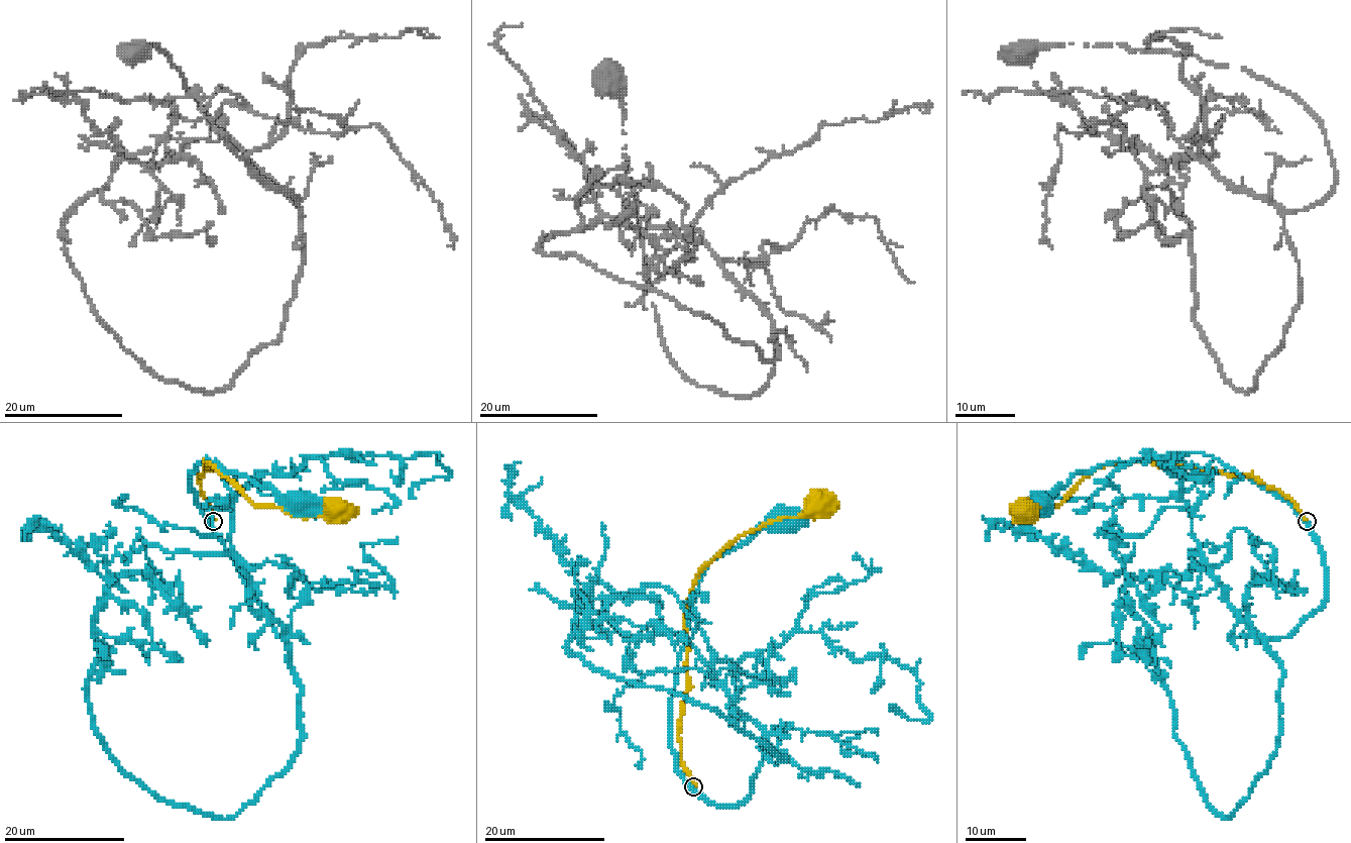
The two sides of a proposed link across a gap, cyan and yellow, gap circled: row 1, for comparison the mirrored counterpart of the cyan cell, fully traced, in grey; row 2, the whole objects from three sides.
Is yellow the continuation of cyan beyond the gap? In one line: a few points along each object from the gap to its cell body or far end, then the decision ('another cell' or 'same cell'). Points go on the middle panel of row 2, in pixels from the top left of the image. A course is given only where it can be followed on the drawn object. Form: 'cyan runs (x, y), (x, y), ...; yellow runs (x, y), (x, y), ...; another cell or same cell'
cyan runs (692, 787), (677, 769), (669, 724), (678, 652), (699, 575), (714, 558), (751, 540), (765, 527), (786, 525); yellow runs (695, 785), (678, 736), (689, 594), (698, 572), (738, 537), (796, 518), (816, 500); another cell

